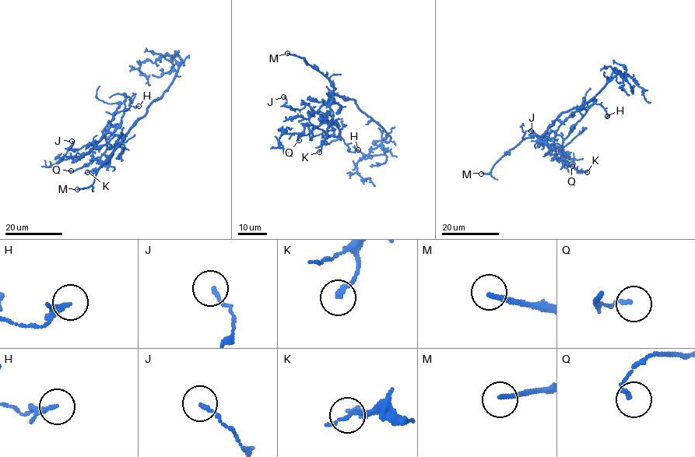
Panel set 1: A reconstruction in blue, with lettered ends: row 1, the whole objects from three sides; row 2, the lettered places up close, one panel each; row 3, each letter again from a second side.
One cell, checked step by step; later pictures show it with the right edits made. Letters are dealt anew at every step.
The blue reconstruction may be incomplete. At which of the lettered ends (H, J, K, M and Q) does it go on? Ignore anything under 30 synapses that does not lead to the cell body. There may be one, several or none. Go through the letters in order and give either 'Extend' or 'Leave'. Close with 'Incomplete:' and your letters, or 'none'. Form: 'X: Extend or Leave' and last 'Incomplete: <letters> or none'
H: Leave
J: Leave
K: Leave
M: Extend
Q: Leave
Incomplete: M

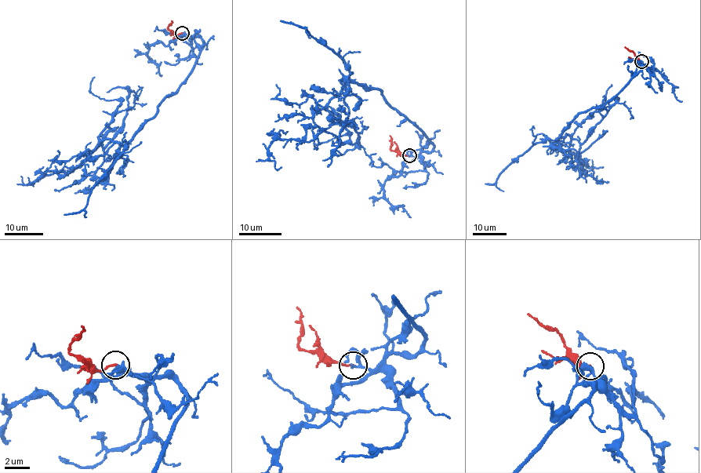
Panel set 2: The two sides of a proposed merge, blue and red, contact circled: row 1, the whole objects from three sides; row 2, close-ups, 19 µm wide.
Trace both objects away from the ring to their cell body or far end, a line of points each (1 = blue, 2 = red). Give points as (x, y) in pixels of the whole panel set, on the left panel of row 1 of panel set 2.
1: (182, 34), (197, 45), (197, 60), (154, 115), (128, 142), (104, 139), (69, 172), (38, 181)
2: (182, 34), (175, 34), (168, 29), (172, 20)

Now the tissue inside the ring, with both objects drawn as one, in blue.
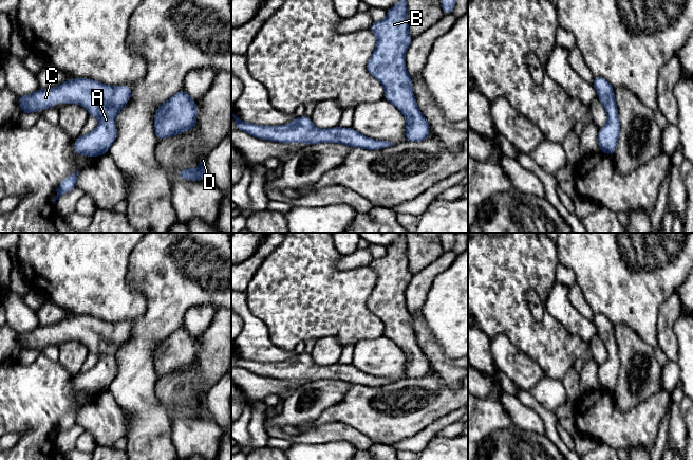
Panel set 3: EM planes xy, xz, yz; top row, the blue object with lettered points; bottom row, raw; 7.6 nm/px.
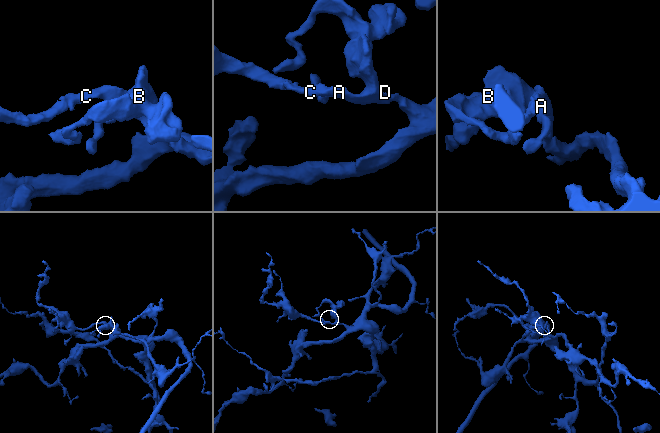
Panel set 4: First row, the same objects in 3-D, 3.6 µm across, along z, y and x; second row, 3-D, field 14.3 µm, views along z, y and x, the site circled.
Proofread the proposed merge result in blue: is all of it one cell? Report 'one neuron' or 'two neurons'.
one neuron

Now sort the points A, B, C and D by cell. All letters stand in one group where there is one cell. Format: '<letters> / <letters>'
A B C D

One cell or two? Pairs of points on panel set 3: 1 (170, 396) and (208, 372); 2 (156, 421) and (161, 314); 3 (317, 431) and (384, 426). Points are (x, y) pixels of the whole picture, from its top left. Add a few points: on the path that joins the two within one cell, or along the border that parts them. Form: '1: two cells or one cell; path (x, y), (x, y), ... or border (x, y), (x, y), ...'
1: one cell; path (180, 388), (199, 378)
2: one cell; path (143, 394), (143, 341)
3: two cells; border (330, 422), (349, 424), (374, 442)

